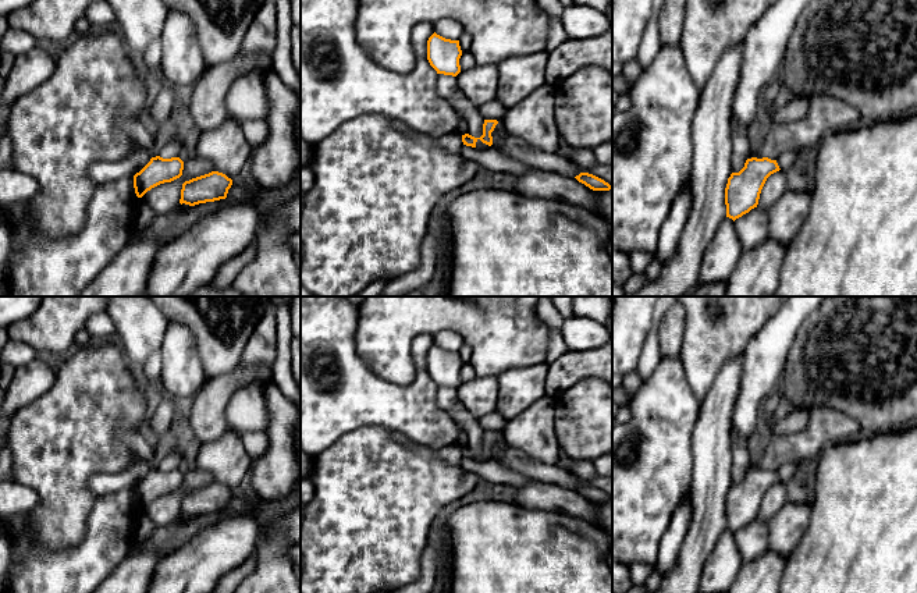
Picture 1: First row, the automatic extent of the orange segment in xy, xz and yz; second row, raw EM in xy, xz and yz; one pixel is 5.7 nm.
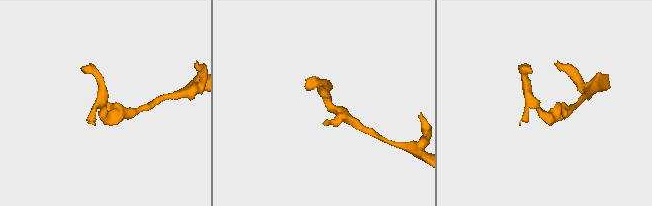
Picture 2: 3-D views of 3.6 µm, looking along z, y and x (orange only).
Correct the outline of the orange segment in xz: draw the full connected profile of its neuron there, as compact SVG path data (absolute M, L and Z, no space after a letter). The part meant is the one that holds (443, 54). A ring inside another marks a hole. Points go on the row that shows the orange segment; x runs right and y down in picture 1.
M436 32L427 40L427 60L437 74L456 77L461 72L459 40L445 39Z

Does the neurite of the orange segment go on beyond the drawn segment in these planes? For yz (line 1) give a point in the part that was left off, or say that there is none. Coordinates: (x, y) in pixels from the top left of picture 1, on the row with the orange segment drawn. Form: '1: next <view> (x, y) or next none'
1: next none

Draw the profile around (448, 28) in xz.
M441 18L433 24L434 32L445 39L459 40L461 35L465 32L462 25L451 18Z

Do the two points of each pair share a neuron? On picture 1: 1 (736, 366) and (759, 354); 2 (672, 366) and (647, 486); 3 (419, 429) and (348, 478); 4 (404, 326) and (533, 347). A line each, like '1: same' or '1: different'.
1: different
2: same
3: different
4: same

